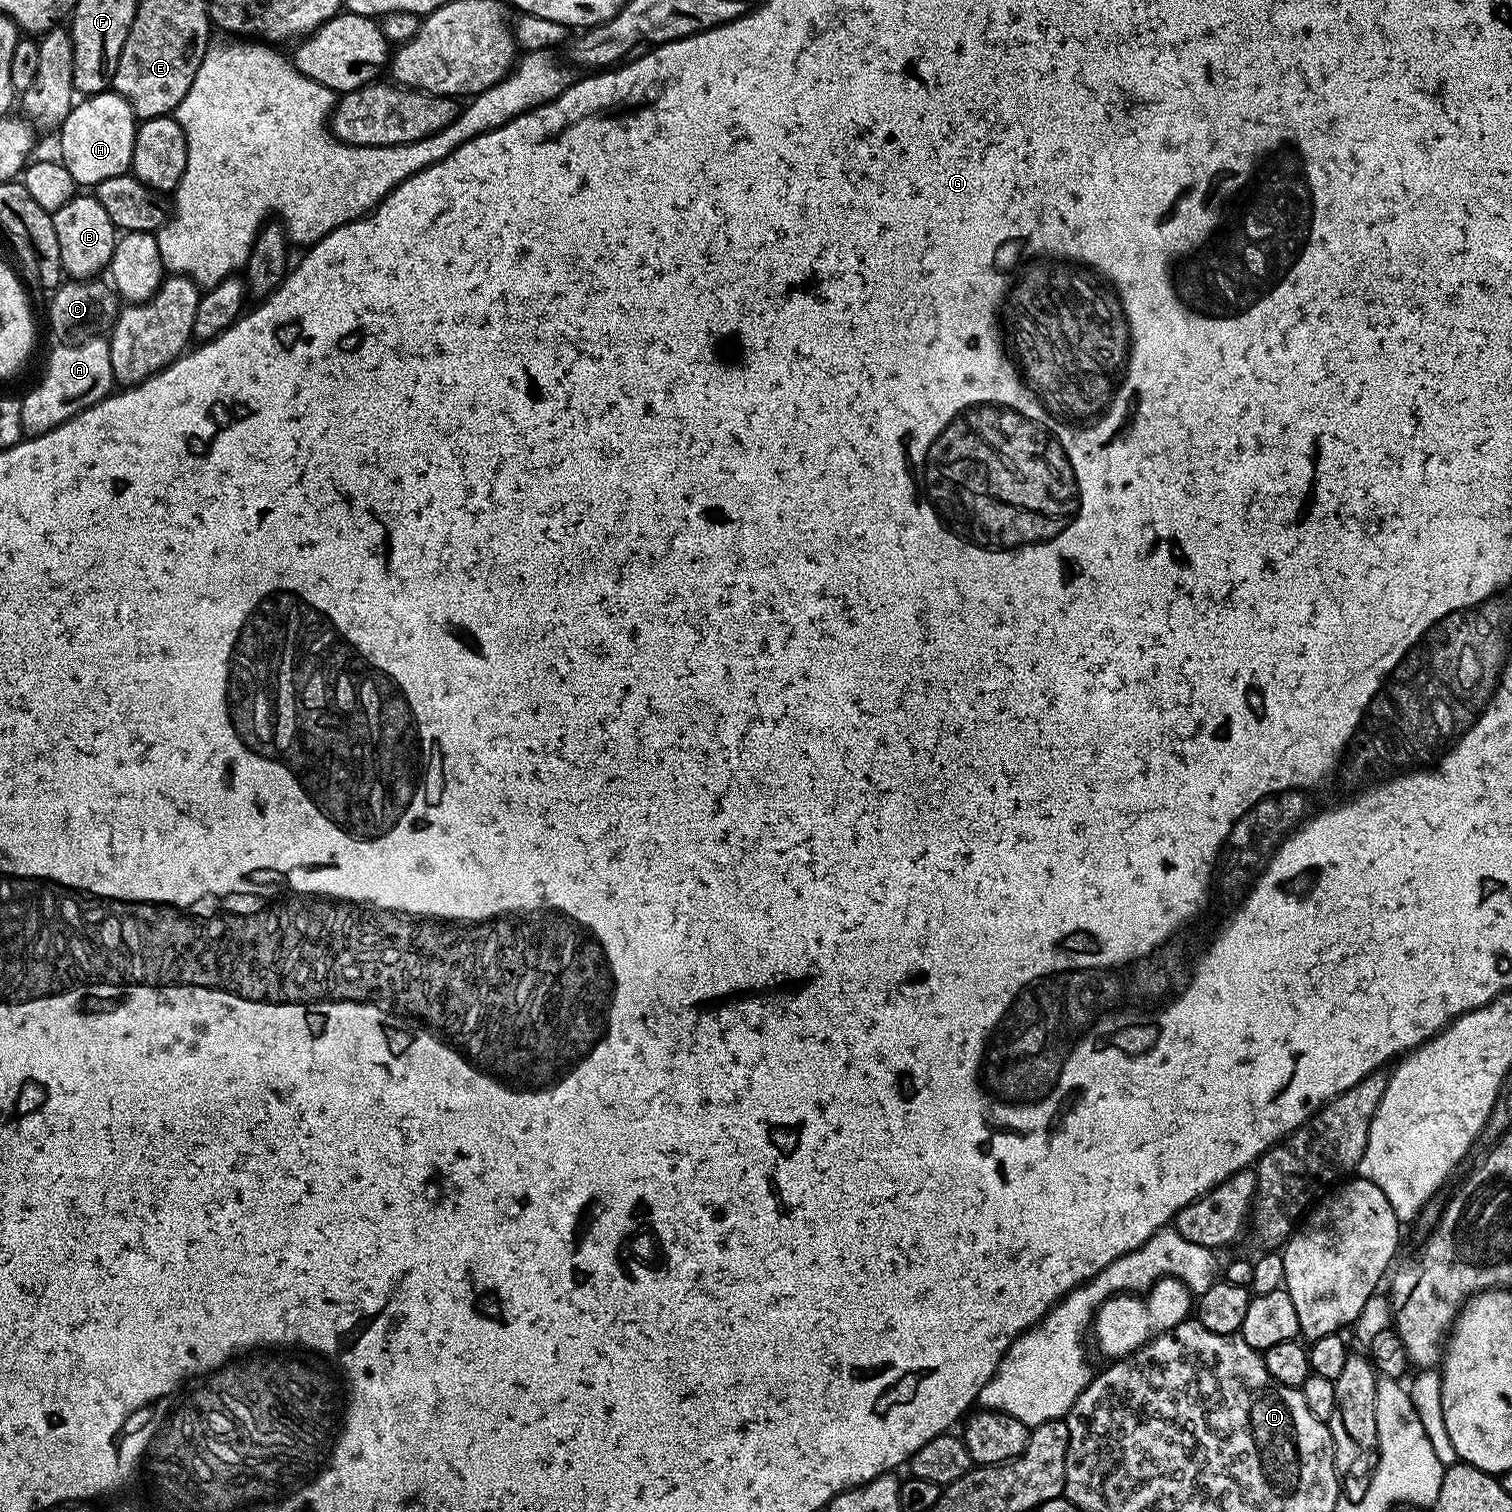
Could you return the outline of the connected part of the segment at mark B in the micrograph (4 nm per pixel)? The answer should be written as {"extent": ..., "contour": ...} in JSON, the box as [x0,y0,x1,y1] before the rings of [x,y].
{"extent":[52,194,118,280],"contour":[[[78,194],[66,206],[59,208],[57,212],[52,213],[54,222],[54,234],[58,234],[58,250],[60,251],[60,267],[73,280],[87,280],[101,275],[100,271],[107,269],[112,262],[114,246],[118,239],[118,229],[114,222],[110,222],[110,214],[106,214],[102,202],[98,202],[95,195]]]}

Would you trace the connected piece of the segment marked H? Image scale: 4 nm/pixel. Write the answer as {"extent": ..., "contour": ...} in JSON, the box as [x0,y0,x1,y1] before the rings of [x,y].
{"extent":[58,90,138,186],"contour":[[[115,90],[93,92],[81,100],[84,100],[81,104],[80,101],[73,103],[68,119],[59,126],[58,159],[70,170],[70,178],[78,186],[95,186],[106,178],[125,175],[131,169],[138,117],[127,98]]]}

